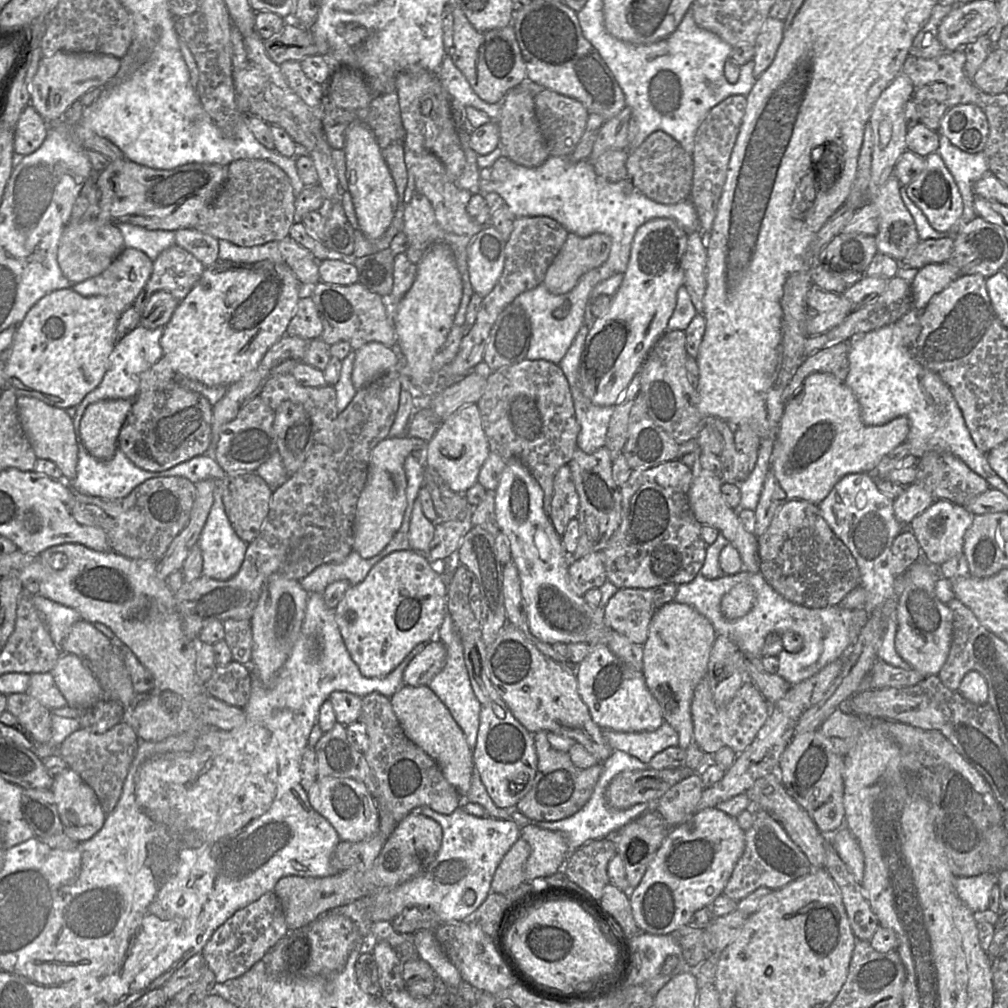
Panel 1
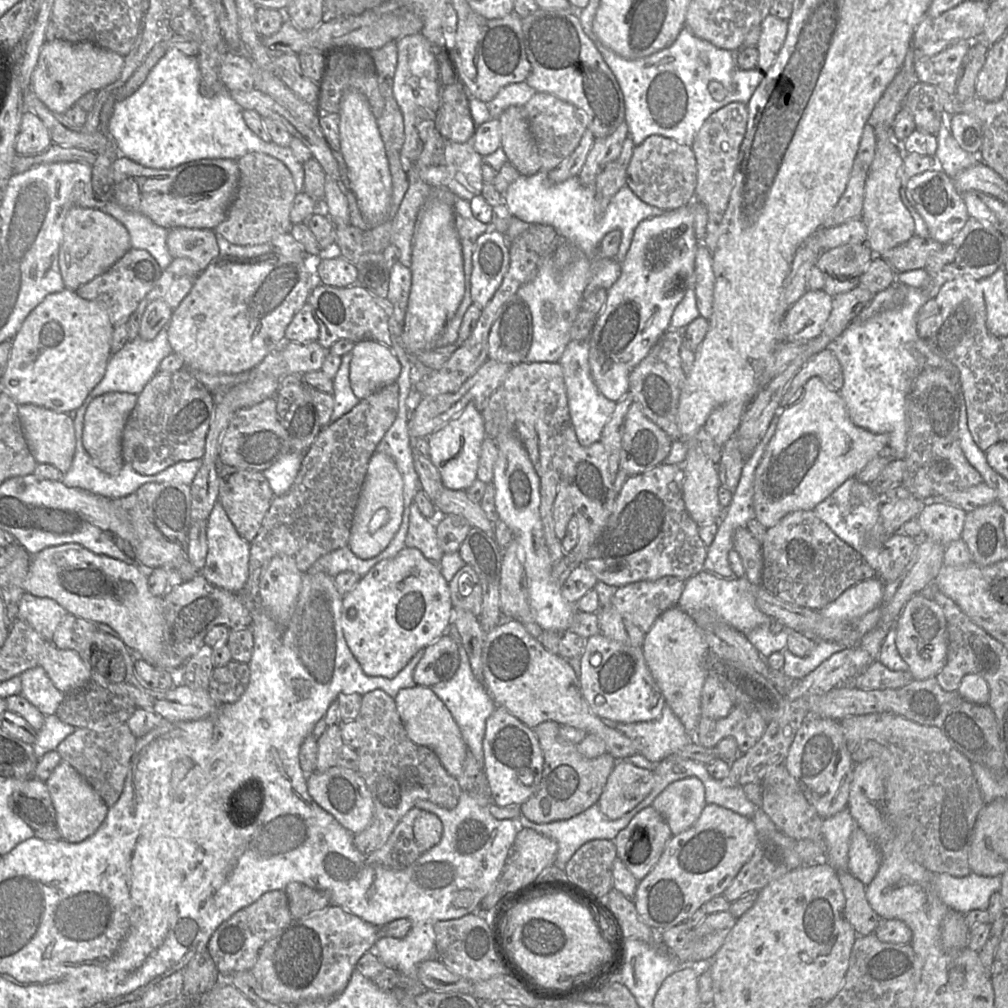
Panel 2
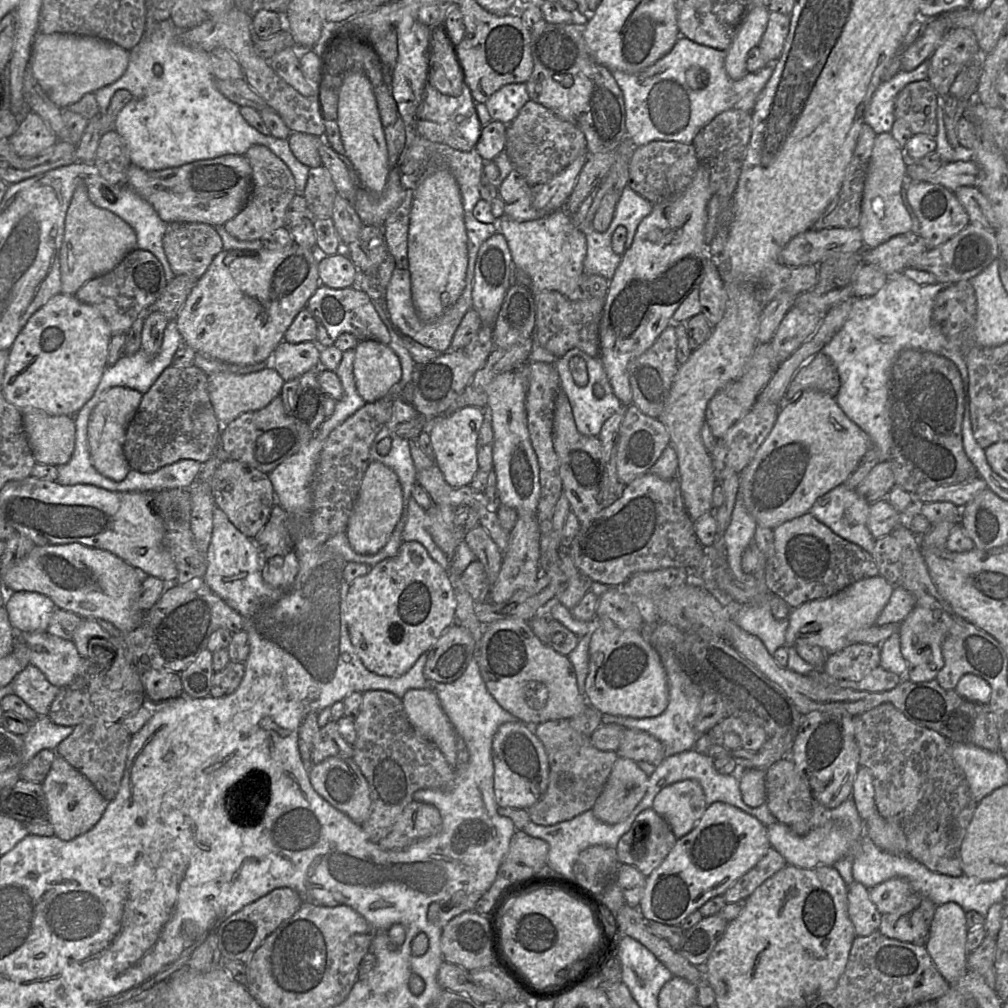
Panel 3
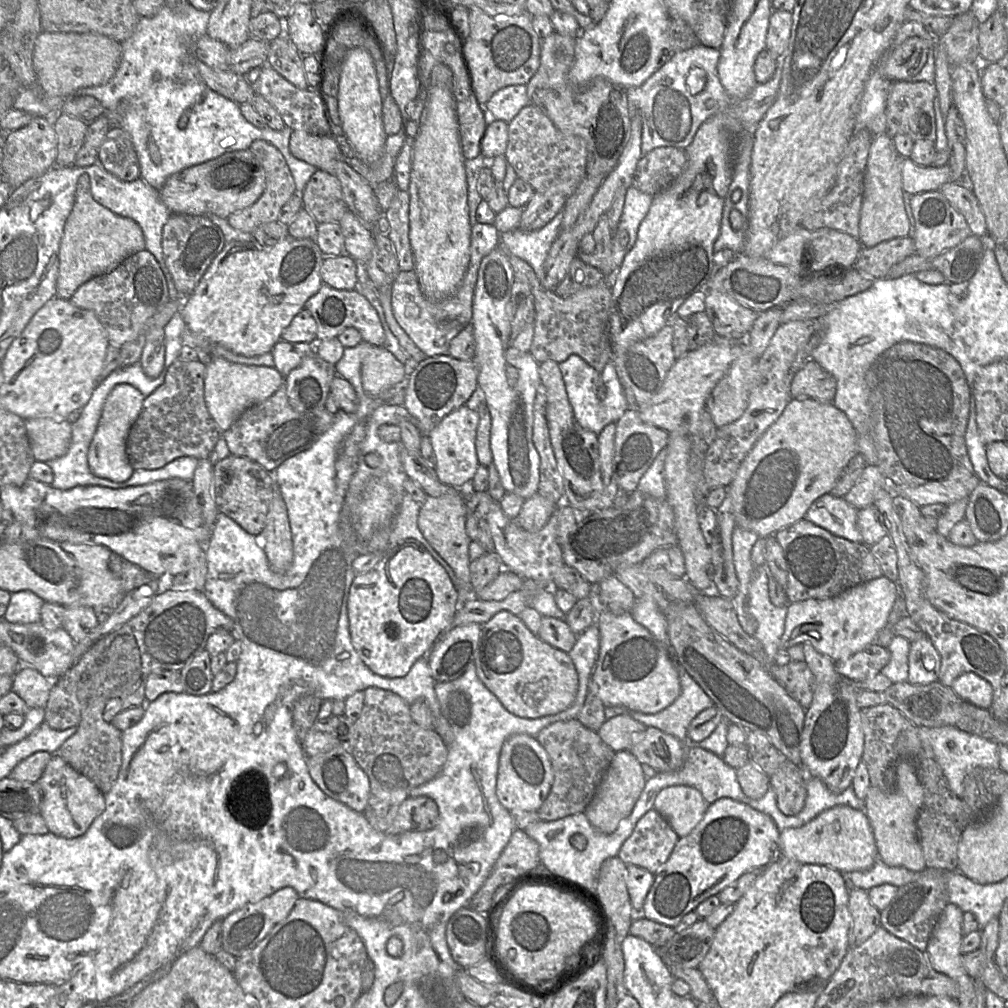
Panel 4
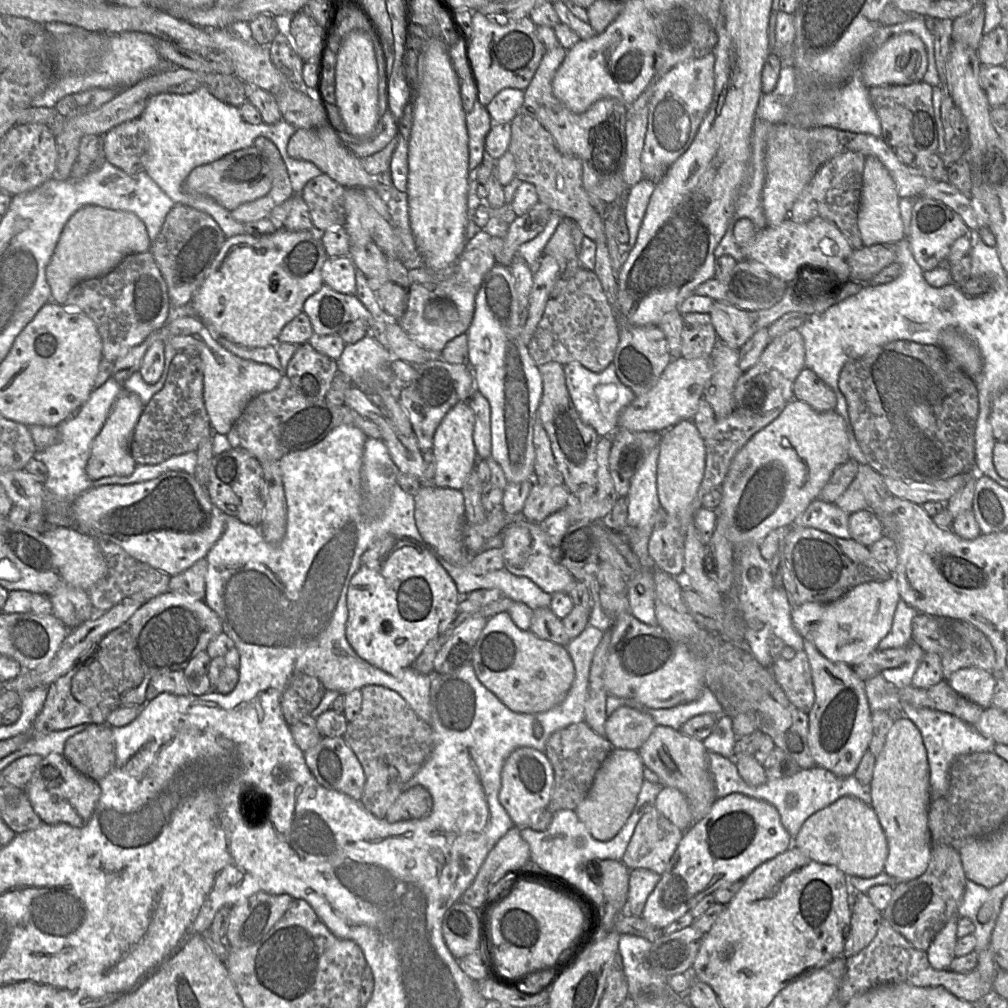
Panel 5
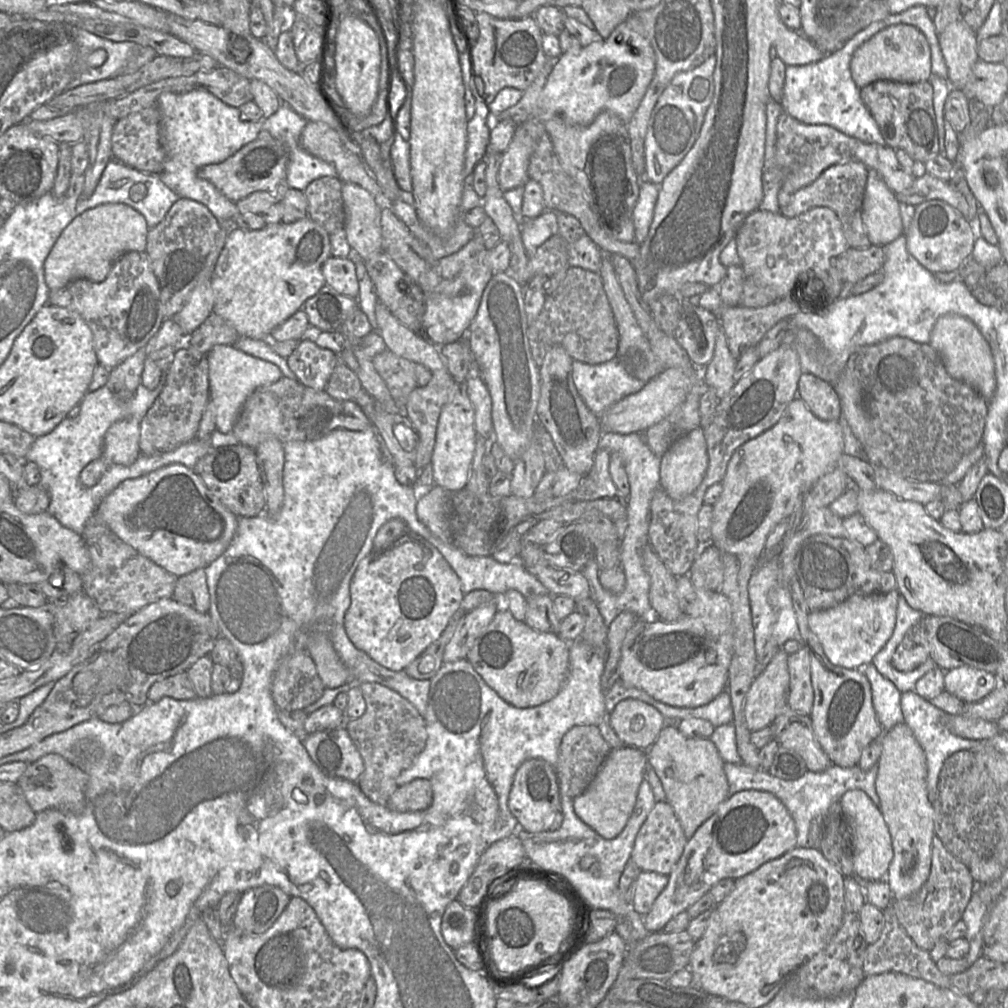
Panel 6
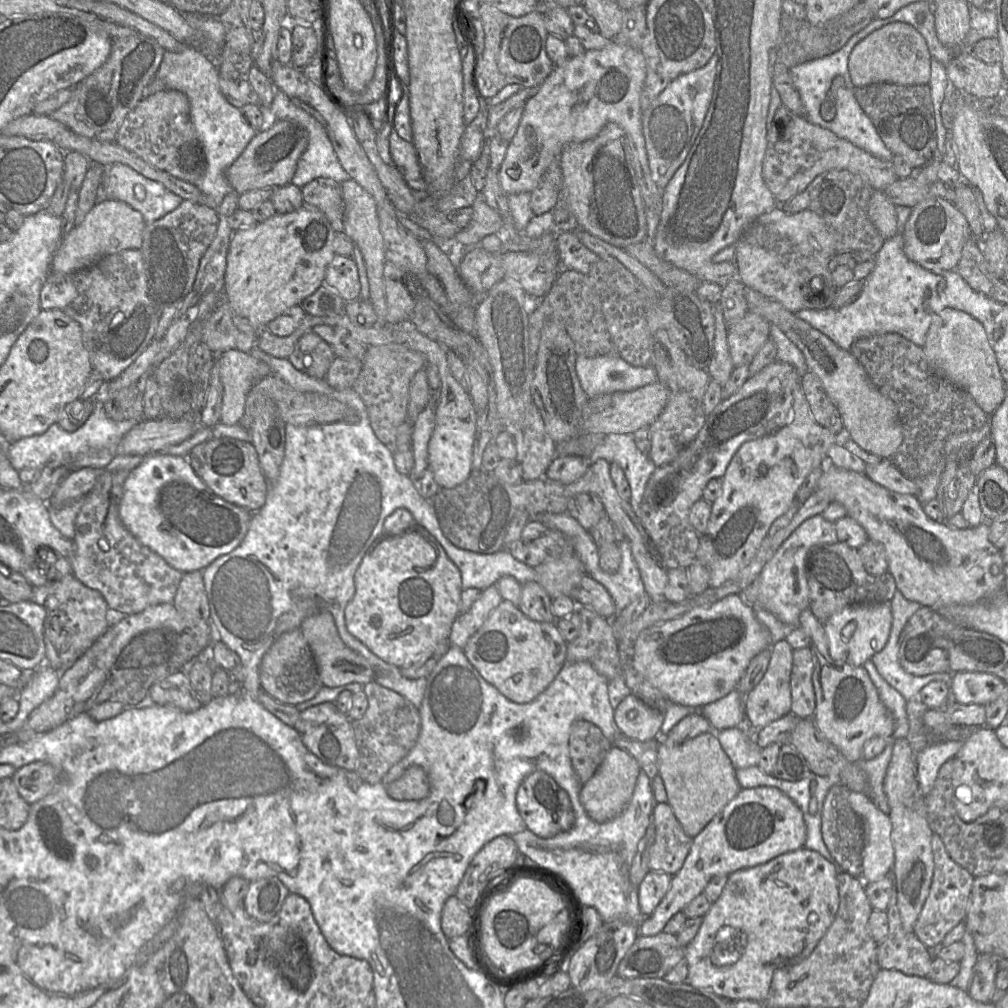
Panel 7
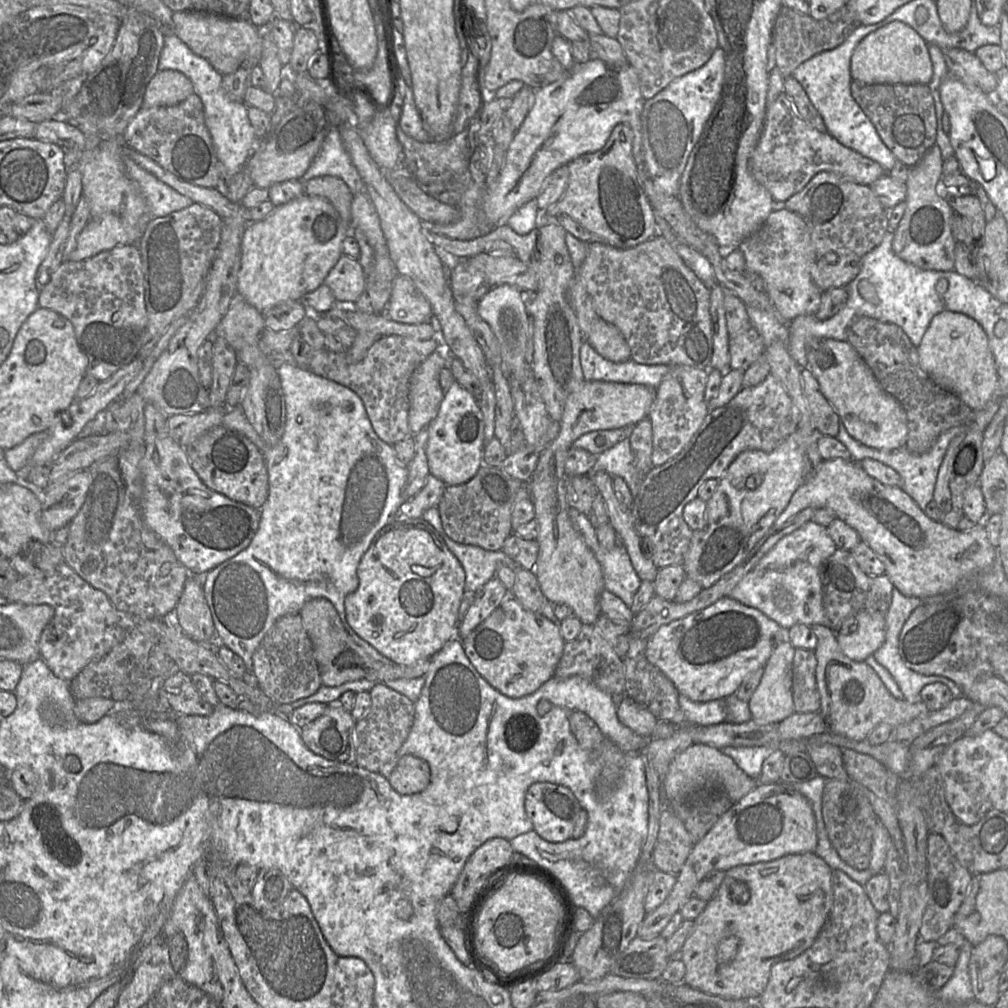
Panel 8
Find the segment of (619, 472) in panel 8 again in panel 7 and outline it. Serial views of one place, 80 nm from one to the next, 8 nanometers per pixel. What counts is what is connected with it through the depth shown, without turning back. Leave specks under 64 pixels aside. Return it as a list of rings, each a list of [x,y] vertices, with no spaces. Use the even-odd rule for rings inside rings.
[[[633,433],[607,434],[588,457],[588,462],[591,465],[599,459],[621,467],[630,486],[629,504],[637,515],[647,482],[656,465],[637,448]]]

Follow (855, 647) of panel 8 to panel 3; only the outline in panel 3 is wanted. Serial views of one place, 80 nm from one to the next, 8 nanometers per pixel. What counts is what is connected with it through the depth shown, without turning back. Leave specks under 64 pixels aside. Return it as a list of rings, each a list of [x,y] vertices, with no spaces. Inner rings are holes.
[[[878,575],[857,581],[829,598],[811,600],[791,609],[784,647],[794,647],[797,642],[803,642],[819,646],[827,655],[832,655],[855,644],[849,640],[849,635],[875,625],[878,615],[890,600],[894,587]]]

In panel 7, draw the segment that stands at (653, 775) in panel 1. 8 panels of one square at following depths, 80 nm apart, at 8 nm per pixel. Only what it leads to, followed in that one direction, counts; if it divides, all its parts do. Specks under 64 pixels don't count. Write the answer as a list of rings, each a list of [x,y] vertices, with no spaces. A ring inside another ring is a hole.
[[[612,746],[594,775],[580,790],[579,800],[589,818],[604,823],[620,814],[632,797],[640,771],[639,764],[630,754]]]

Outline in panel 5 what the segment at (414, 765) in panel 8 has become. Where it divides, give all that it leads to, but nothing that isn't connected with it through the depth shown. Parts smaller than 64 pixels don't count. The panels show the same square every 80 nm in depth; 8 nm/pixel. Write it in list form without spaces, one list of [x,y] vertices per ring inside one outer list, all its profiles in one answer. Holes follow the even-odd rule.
[[[418,785],[403,791],[387,812],[386,820],[396,823],[408,820],[423,820],[433,809],[429,791]]]

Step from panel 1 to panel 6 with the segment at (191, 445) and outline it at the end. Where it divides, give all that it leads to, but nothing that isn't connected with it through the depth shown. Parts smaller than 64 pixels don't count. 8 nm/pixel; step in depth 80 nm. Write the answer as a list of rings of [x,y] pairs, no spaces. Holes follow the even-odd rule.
[[[182,344],[173,355],[160,395],[141,421],[139,438],[141,455],[158,456],[195,439],[201,417],[209,400],[207,354]]]

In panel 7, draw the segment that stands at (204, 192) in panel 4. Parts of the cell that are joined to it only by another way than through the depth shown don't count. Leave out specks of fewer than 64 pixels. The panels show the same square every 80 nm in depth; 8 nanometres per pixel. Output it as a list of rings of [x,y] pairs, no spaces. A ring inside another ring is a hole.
[[[278,120],[265,131],[259,131],[240,156],[227,168],[225,177],[239,195],[254,189],[274,188],[291,182],[297,163],[309,141],[307,129],[300,123]]]

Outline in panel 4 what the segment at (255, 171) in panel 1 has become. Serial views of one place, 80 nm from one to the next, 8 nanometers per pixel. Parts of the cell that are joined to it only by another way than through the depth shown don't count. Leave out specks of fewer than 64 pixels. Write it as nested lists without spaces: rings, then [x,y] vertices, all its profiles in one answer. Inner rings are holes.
[[[255,140],[251,143],[249,150],[255,155],[265,172],[265,189],[252,205],[226,218],[233,228],[247,233],[251,233],[261,224],[276,222],[282,207],[295,193],[295,182],[290,169],[283,155],[275,146],[265,140]]]

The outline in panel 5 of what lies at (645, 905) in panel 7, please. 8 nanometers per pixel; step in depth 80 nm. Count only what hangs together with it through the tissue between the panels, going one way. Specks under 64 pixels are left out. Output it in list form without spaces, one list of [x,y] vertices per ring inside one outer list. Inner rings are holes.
[[[647,869],[630,871],[627,913],[642,916],[646,901],[659,882],[660,877],[661,875]]]

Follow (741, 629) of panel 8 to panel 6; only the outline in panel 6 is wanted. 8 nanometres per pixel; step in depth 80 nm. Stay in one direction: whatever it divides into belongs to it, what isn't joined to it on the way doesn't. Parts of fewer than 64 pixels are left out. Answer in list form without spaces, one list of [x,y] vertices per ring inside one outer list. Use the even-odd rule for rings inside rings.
[[[699,571],[689,572],[689,577],[697,600],[675,622],[638,620],[623,641],[619,662],[619,679],[626,687],[641,689],[659,702],[681,708],[706,705],[726,690],[733,656],[728,598],[706,588]]]

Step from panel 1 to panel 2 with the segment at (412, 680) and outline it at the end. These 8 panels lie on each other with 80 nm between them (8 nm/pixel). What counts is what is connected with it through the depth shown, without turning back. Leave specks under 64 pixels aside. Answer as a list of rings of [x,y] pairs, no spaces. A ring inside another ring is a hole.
[[[448,634],[429,644],[414,669],[415,684],[431,687],[451,679],[460,663],[458,647],[459,643]]]

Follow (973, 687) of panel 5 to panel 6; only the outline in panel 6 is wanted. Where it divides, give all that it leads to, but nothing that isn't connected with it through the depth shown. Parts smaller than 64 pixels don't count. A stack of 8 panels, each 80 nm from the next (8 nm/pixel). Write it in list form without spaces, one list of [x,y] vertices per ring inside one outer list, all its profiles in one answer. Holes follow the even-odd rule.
[[[968,666],[945,671],[945,690],[964,703],[975,703],[988,696],[995,688],[993,673]]]

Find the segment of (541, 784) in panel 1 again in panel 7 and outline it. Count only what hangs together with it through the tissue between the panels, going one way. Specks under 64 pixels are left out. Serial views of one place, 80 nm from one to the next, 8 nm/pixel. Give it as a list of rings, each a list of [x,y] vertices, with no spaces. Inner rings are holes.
[[[575,721],[570,728],[569,756],[579,782],[584,785],[602,763],[612,743],[591,722]]]

